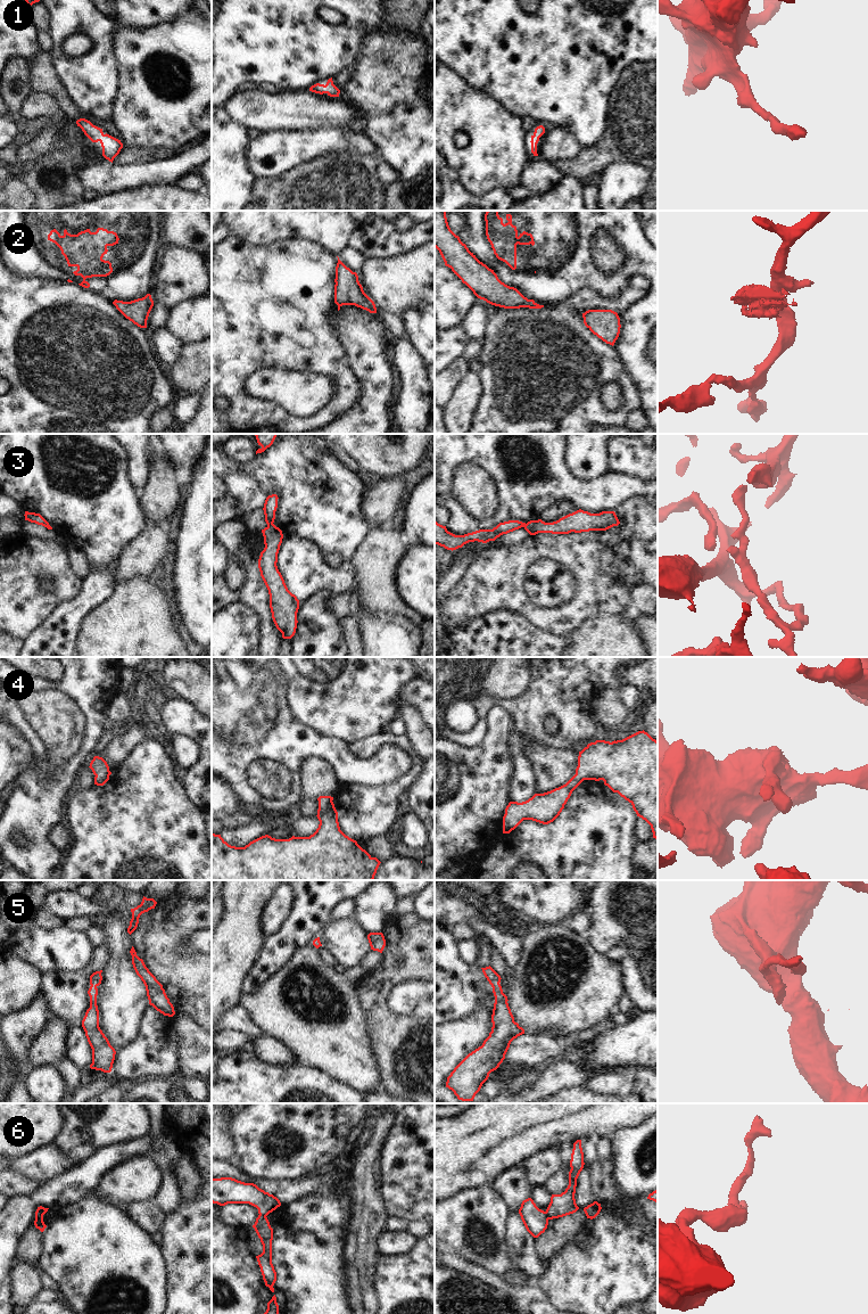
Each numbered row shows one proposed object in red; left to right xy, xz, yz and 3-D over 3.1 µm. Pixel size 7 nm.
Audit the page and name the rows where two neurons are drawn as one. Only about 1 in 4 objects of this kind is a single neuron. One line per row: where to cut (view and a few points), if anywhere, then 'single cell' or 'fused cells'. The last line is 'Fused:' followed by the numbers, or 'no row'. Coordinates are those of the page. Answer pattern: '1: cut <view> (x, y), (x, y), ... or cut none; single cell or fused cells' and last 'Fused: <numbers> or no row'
1: cut none; single cell
2: cut yz (529, 300), (534, 302); fused cells
3: cut xz (272, 522), (267, 526); fused cells
4: cut none; single cell
5: cut none; single cell
6: cut yz (545, 1212), (548, 1218); fused cells
Fused: 2, 3, 6

